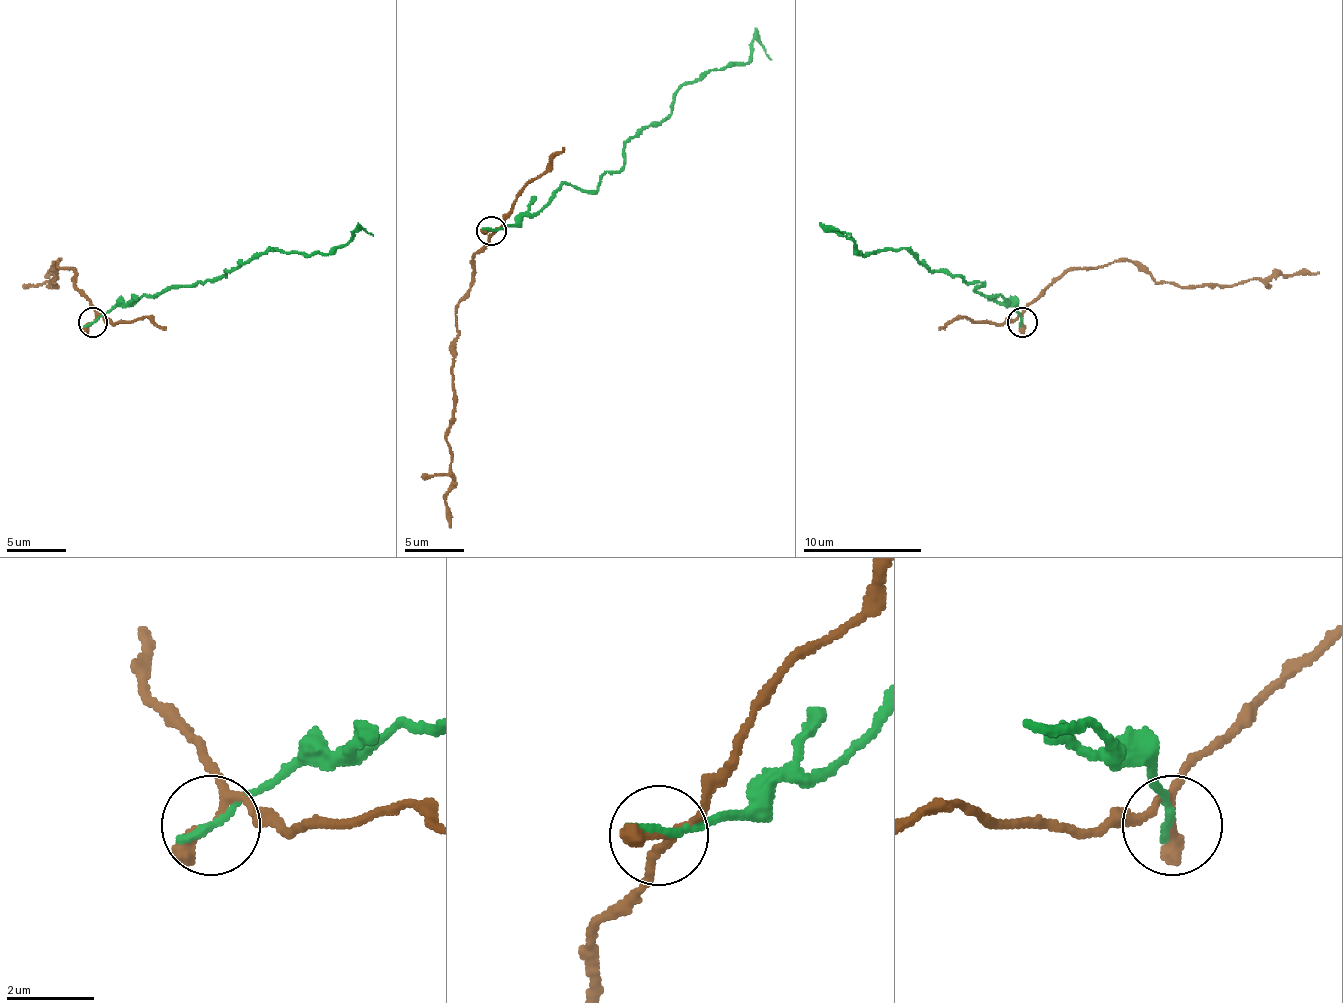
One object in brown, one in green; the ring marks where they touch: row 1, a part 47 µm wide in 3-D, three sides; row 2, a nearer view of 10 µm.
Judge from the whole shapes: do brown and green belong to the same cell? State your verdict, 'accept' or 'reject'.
reject

